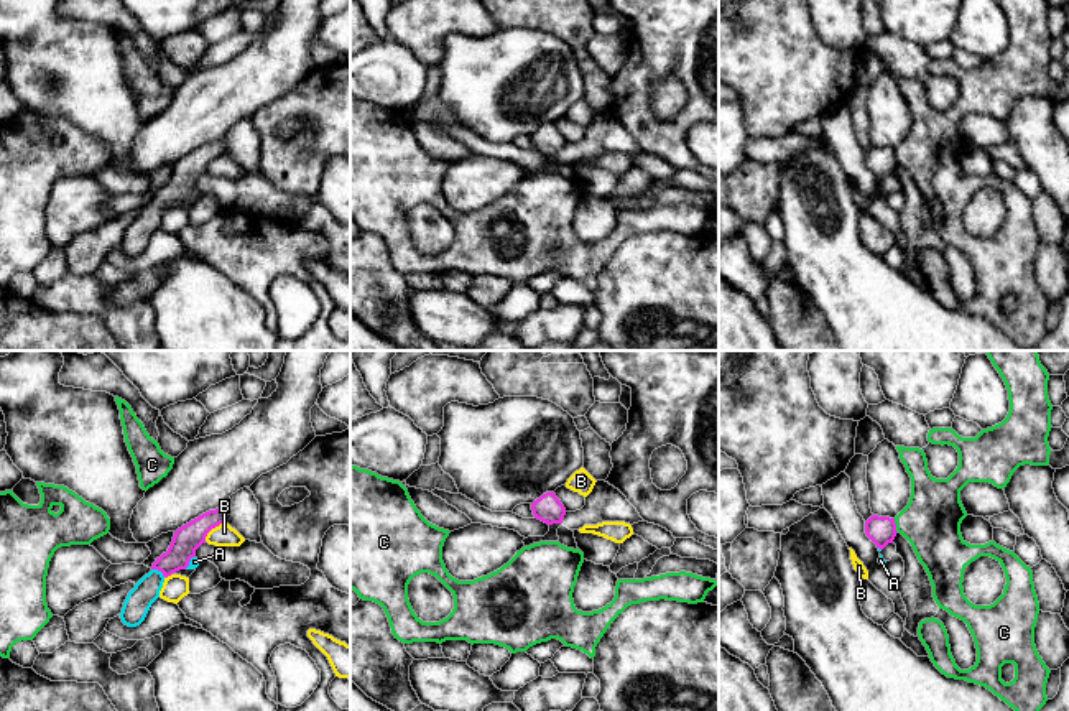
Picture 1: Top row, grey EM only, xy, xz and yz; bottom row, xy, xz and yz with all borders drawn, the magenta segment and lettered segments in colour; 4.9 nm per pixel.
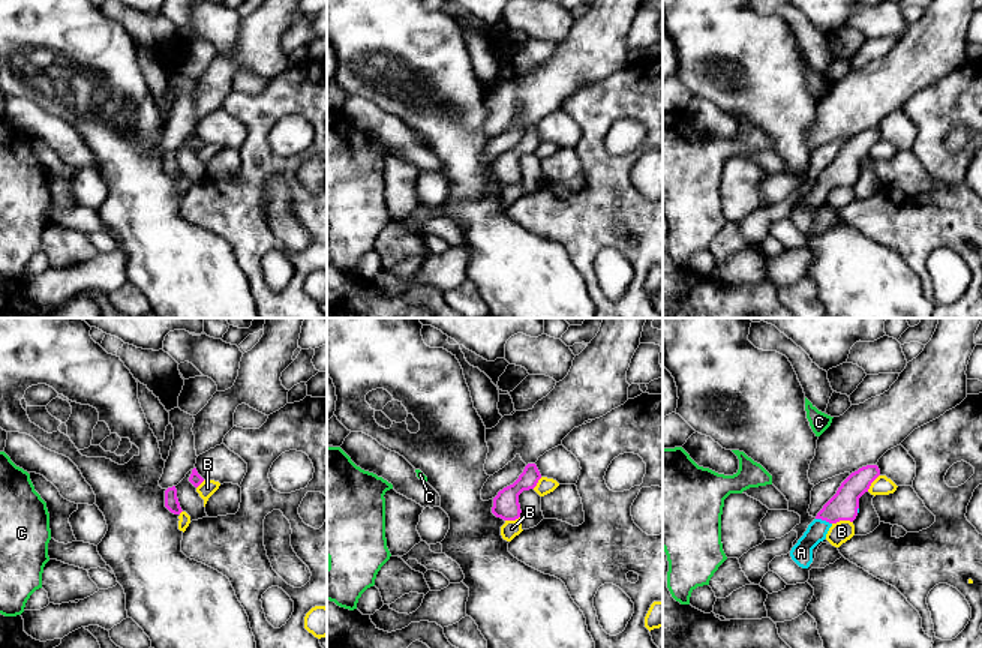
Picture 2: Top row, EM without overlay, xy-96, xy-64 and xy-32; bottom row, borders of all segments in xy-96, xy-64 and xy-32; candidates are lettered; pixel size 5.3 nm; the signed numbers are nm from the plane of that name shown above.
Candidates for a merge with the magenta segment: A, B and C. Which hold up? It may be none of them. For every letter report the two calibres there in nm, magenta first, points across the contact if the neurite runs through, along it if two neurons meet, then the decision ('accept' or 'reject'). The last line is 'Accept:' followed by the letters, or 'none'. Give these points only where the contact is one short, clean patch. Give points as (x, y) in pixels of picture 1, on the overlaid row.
A: calibres 140 and 130 nm; way xy (189, 537), (158, 570), (138, 601); accept
B: calibres 140 and 110 nm; reject
C: calibres 140 and 280 nm; border yz (893, 519), (898, 532); reject
Accept: A

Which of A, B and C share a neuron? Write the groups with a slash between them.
A / B / C

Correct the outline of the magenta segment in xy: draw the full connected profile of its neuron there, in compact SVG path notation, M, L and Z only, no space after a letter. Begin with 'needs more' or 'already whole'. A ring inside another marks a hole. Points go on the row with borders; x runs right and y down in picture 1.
needs more; M225 509L209 510L174 532L173 541L135 588L128 592L120 619L128 627L140 625L151 604L160 597L160 591L168 576L179 569L194 569L199 566L196 550L206 543L207 533L225 522Z

